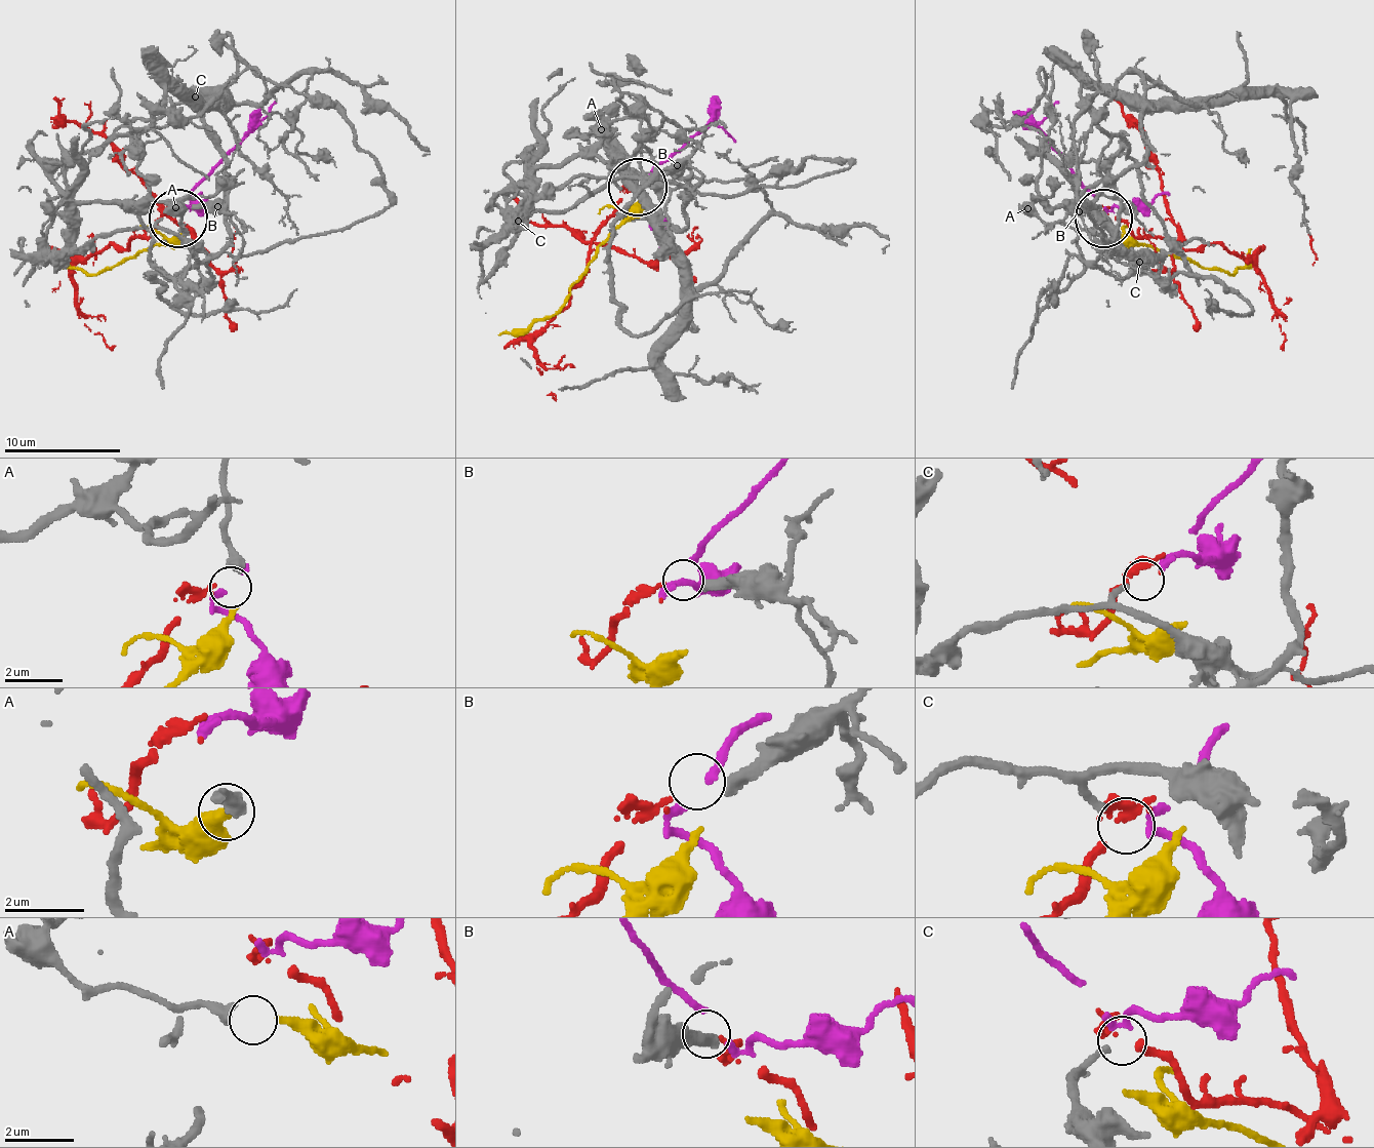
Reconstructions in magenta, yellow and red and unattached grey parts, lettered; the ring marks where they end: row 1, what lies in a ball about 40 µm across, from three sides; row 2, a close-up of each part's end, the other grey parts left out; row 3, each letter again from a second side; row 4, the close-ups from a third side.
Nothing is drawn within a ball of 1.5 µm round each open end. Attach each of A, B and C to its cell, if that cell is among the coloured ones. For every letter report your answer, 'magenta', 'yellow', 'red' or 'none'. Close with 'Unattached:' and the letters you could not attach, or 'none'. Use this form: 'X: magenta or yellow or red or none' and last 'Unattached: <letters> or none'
A: yellow
B: none
C: magenta
Unattached: B

